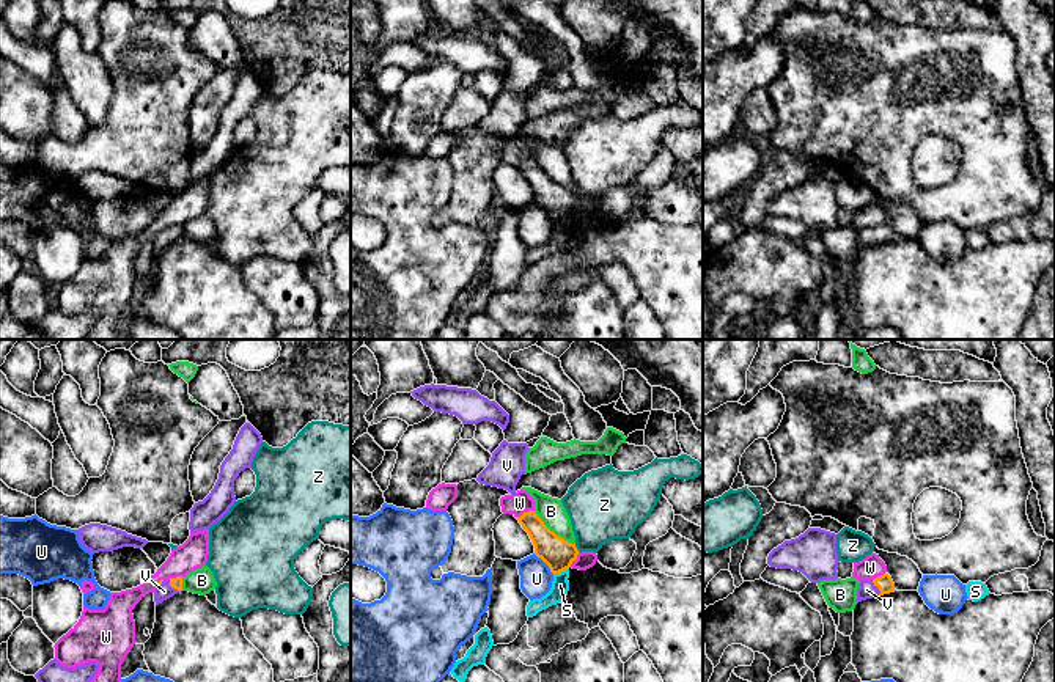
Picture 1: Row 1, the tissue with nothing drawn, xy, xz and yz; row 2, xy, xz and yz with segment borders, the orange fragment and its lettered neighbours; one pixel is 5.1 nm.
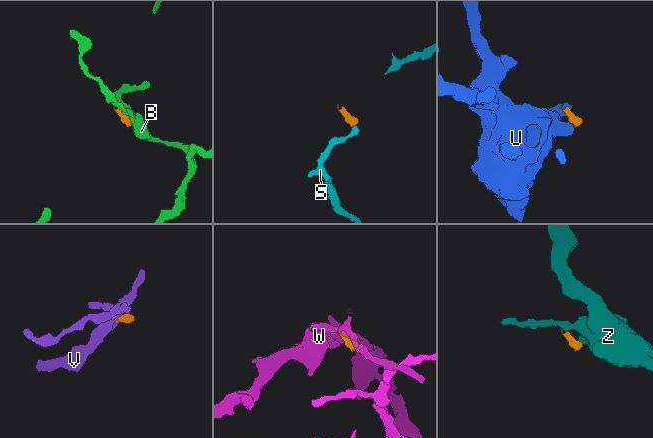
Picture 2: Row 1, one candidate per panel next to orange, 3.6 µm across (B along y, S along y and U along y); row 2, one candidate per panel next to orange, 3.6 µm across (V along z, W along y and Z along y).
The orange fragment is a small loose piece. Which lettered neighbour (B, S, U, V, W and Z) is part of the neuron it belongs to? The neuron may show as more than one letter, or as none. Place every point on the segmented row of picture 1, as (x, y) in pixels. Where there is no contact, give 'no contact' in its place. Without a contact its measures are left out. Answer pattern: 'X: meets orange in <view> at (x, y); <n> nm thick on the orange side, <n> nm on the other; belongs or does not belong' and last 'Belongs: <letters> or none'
B: meets orange in xz at (552, 531); 160 nm thick on the orange side, 140 nm on the other; does not belong
S: meets orange in xz at (560, 571); 160 nm thick on the orange side, 90 nm on the other; does not belong
U: meets orange in xz at (544, 561); 160 nm thick on the orange side, 160 nm on the other; does not belong
V: meets orange in yz at (878, 586); 90 nm thick on the orange side, 90 nm on the other; belongs
W: meets orange in xz at (524, 513); 160 nm thick on the orange side, 110 nm on the other; does not belong
Z: meets orange in xz at (576, 547); 160 nm thick on the orange side, 360 nm on the other; does not belong
Belongs: V

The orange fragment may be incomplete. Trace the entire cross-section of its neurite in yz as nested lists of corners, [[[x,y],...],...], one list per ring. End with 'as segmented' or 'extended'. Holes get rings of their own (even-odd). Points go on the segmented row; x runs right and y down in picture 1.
[[[884,574],[874,580],[860,580],[857,589],[857,603],[895,591],[895,583],[888,574]]]; extended

